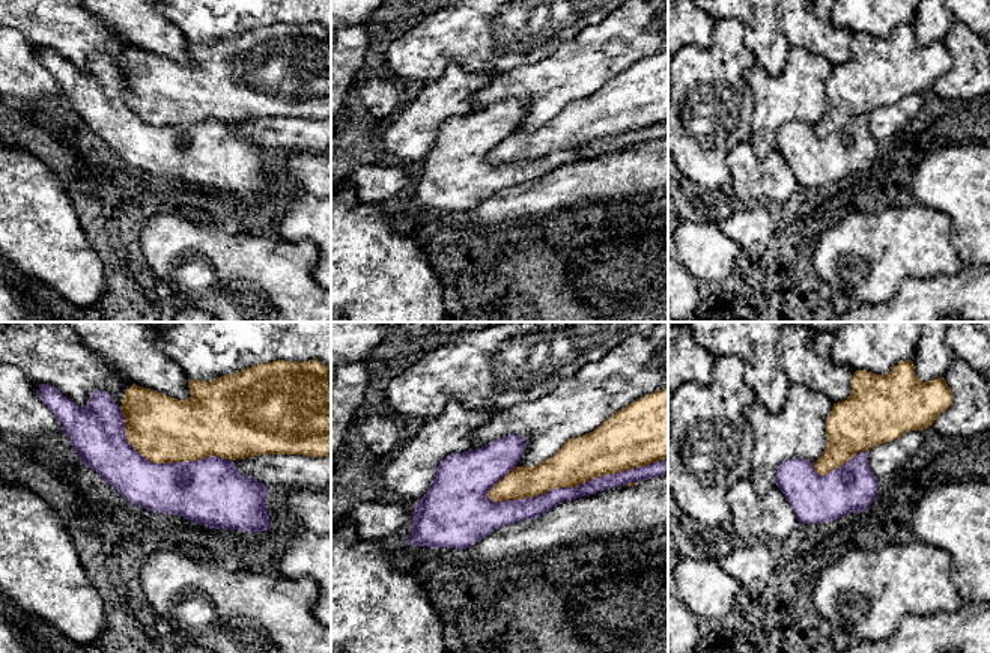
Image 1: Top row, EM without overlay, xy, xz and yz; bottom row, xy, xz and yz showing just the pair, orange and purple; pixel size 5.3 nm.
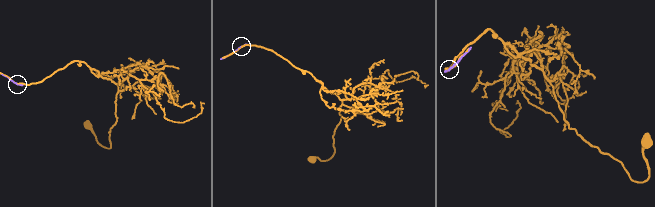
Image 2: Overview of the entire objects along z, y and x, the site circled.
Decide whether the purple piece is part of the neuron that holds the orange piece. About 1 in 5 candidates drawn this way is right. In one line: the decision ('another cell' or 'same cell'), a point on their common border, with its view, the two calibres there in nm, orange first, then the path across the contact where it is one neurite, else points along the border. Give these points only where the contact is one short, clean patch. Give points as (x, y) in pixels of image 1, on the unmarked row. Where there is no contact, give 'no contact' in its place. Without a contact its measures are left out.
another cell; contact xz (576, 148); calibres 260 and 110 nm

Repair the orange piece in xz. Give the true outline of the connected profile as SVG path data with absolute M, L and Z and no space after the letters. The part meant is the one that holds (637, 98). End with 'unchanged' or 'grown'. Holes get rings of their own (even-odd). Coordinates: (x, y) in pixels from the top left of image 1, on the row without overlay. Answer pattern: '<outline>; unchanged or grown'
M668 50L629 66L597 92L569 102L536 129L516 129L487 156L490 164L533 161L596 140L668 122Z; unchanged

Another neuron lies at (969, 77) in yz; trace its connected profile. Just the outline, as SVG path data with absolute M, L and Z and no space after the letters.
M955 21L945 38L952 68L940 77L933 92L943 99L963 99L990 93L990 45L966 24Z

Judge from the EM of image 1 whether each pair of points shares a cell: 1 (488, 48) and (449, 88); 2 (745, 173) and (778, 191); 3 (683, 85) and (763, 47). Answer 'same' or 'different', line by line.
1: different
2: same
3: different

